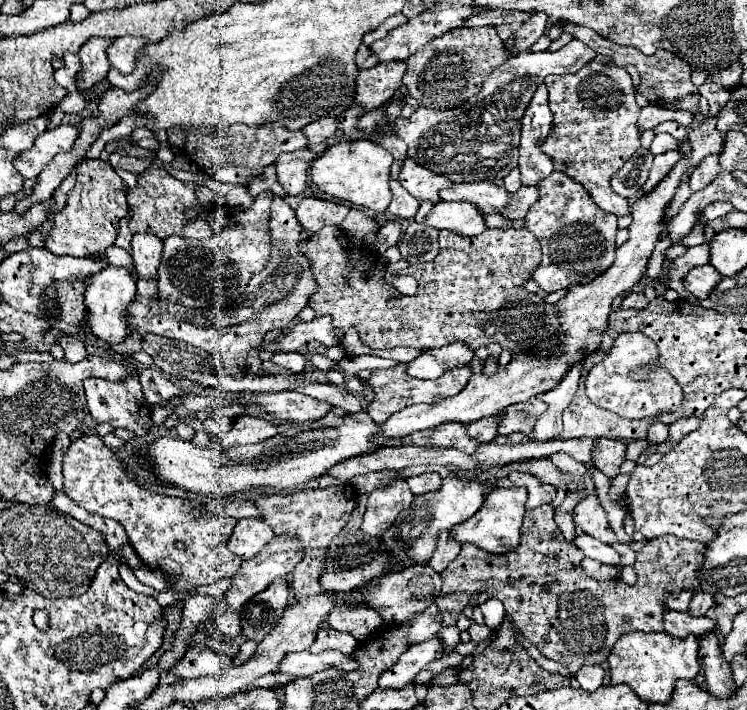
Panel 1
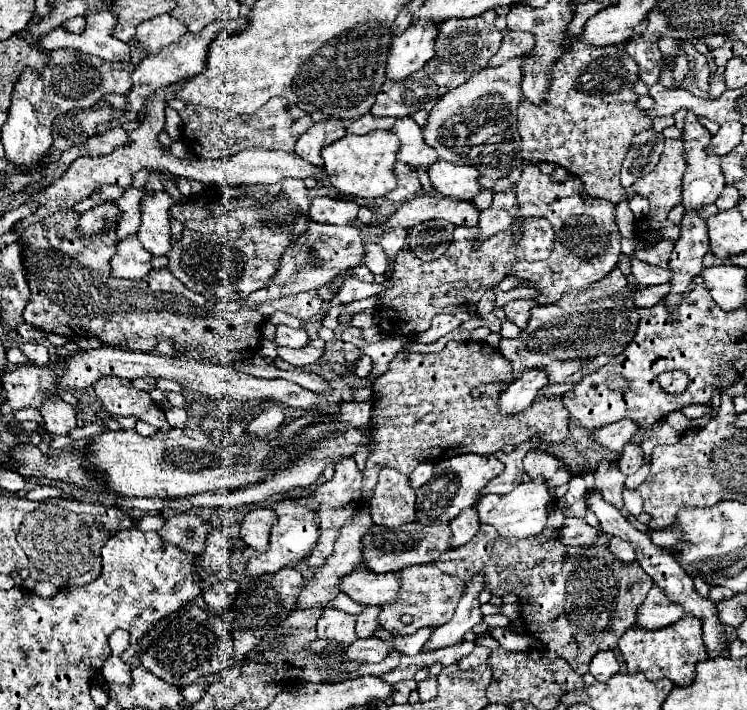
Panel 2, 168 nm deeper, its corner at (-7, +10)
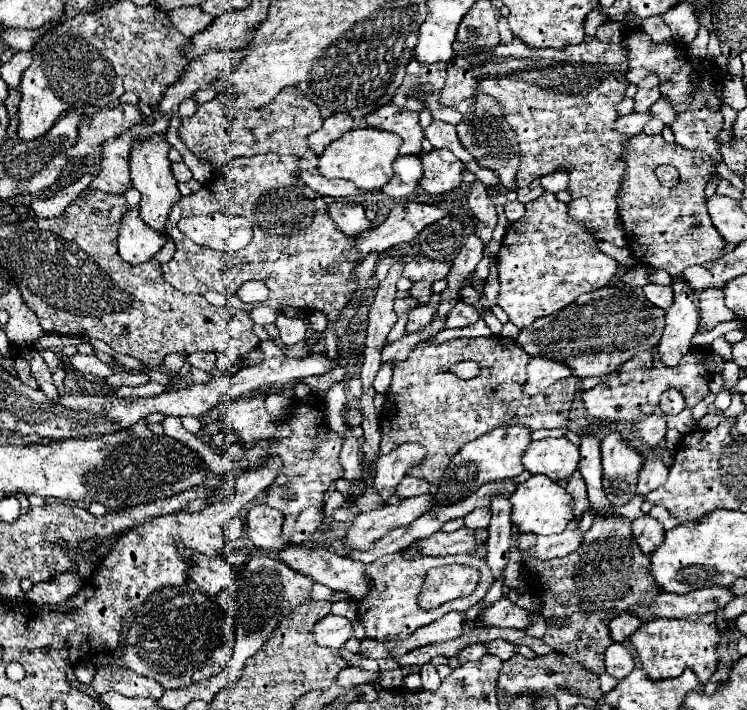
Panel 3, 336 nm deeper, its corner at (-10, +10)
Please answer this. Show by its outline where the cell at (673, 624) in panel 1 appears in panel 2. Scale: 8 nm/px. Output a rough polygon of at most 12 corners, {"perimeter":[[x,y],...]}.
{"perimeter":[[653,584],[635,626],[653,630],[685,614]]}

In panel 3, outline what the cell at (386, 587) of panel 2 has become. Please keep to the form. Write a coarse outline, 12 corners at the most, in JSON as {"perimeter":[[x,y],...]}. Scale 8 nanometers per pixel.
{"perimeter":[[290,544],[276,556],[334,592],[360,600],[364,564],[324,546]]}

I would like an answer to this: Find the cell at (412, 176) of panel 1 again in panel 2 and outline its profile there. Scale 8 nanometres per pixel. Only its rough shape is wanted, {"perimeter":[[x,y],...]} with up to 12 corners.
{"perimeter":[[397,118],[399,162],[429,170],[439,154],[425,144],[413,118]]}

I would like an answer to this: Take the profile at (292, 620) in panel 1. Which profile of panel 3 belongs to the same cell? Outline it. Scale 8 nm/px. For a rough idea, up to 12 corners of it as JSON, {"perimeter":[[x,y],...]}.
{"perimeter":[[434,496],[406,498],[396,506],[356,516],[346,550],[370,548],[392,528],[414,522]]}

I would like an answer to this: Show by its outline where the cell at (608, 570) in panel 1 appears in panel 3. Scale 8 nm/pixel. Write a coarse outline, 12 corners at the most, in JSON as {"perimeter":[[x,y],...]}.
{"perimeter":[[648,514],[632,530],[644,554],[664,542],[662,524]]}

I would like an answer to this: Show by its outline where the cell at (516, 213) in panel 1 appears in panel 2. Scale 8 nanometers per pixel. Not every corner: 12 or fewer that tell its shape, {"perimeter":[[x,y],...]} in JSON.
{"perimeter":[[515,186],[481,212],[479,238],[507,230],[519,210]]}

